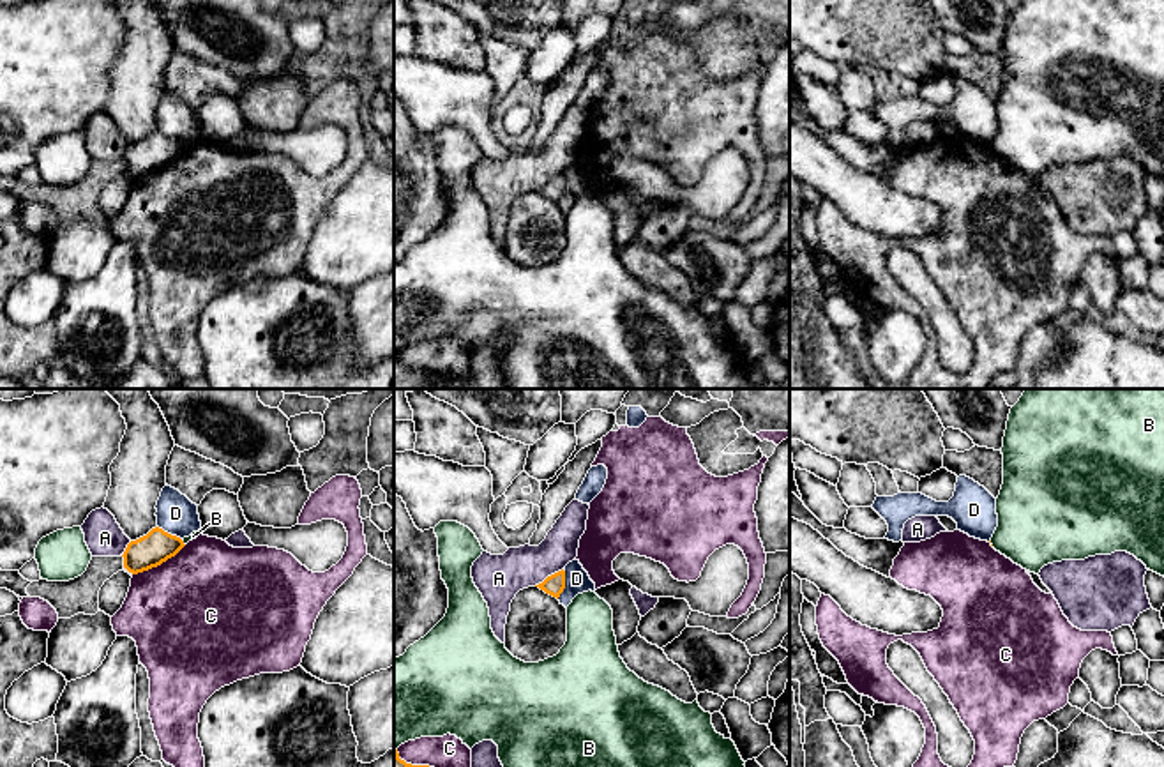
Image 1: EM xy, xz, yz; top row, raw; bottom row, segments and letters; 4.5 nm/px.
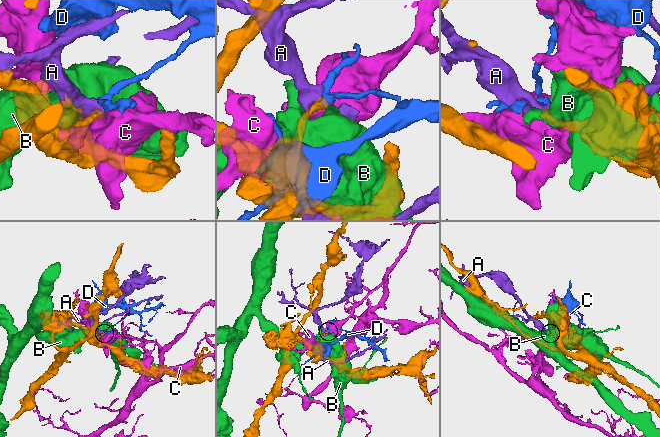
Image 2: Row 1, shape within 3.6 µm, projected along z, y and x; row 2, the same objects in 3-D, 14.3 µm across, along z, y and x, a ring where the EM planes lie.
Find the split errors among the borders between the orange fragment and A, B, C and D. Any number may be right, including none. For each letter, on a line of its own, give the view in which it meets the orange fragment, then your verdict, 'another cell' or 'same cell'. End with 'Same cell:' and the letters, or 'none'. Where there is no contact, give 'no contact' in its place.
A: xz | another cell
B: xy | another cell
C: xy | another cell
D: xz | another cell
Same cell: none

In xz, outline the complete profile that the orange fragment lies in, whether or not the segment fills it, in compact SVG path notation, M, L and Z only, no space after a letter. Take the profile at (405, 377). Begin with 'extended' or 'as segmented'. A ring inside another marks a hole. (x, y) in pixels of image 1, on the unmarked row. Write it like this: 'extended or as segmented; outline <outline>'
as segmented; outline M394 353L394 389L473 389L473 376L449 378L429 369L412 369Z

